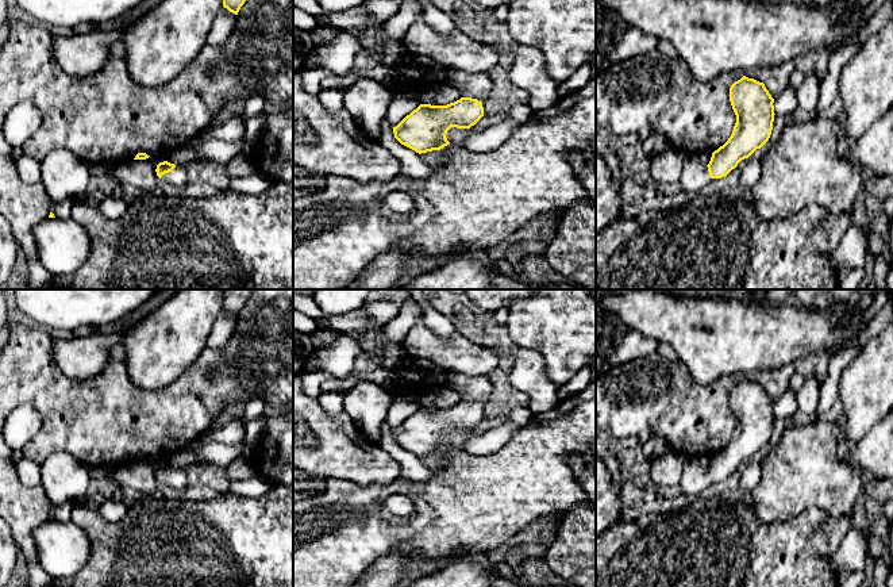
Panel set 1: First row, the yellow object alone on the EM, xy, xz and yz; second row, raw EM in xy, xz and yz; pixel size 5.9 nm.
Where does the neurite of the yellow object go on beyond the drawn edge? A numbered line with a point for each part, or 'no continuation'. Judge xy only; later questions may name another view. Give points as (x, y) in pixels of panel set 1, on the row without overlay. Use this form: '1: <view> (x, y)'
1: xy (179, 480)

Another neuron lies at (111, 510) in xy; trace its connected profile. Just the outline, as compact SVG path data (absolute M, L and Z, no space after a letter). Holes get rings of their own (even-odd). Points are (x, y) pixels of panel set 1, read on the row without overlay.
M107 495L100 496L95 504L101 517L109 522L120 521L130 507L126 500L112 500Z

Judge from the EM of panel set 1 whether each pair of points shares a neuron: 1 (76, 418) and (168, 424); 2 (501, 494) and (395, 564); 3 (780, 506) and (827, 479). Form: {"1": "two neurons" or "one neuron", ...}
{"1": "one neuron", "2": "two neurons", "3": "one neuron"}

